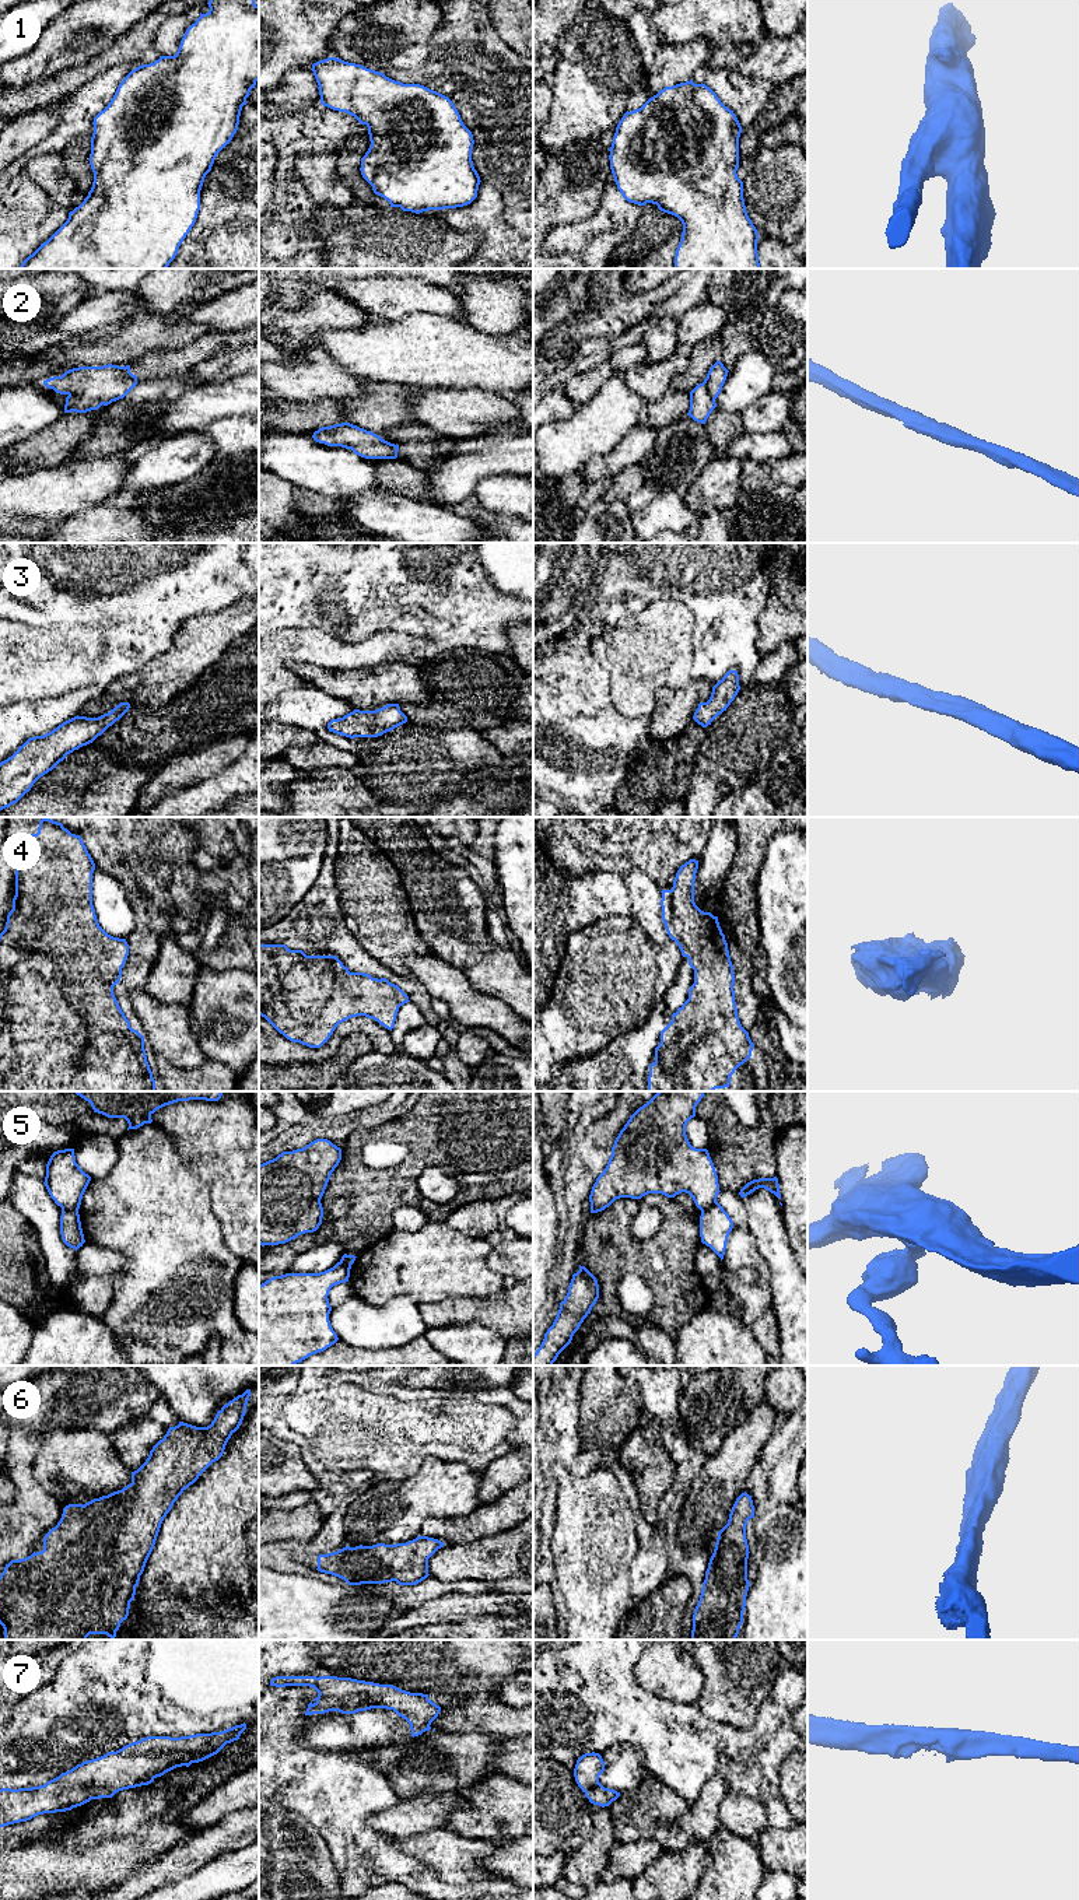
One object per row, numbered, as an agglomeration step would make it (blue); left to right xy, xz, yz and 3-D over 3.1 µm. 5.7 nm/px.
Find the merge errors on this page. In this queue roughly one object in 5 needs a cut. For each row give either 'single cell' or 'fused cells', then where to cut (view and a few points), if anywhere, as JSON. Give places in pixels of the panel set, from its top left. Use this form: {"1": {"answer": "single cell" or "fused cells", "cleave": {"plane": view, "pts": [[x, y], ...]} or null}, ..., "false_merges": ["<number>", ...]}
{"1": {"answer": "single cell", "cleave": null}, "2": {"answer": "single cell", "cleave": null}, "3": {"answer": "single cell", "cleave": null}, "4": {"answer": "single cell", "cleave": null}, "5": {"answer": "fused cells", "cleave": {"plane": "xy", "pts": [[62, 1208], [77, 1212]]}}, "6": {"answer": "single cell", "cleave": null}, "7": {"answer": "single cell", "cleave": null}, "false_merges": ["5"]}

